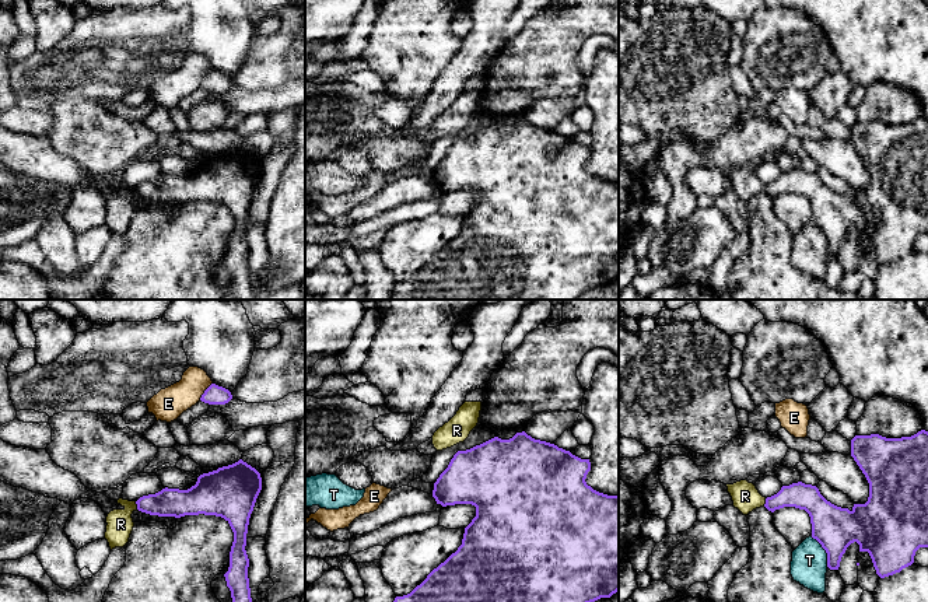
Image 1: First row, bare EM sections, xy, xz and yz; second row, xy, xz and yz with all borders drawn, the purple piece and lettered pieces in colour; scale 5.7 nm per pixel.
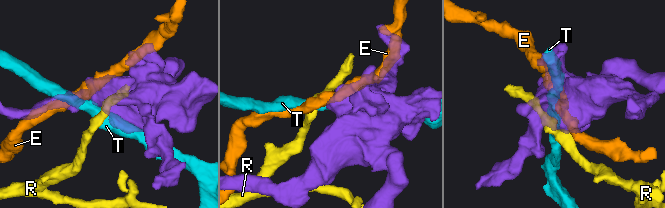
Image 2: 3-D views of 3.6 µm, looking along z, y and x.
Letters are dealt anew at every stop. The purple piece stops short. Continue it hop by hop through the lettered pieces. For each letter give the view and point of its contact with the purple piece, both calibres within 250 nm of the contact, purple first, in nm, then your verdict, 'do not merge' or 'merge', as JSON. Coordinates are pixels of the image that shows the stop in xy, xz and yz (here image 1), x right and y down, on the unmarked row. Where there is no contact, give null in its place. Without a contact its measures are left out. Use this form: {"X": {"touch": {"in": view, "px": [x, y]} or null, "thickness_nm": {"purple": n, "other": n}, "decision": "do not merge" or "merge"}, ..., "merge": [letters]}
{"E": {"touch": {"in": "xy", "px": [205, 77]}, "thickness_nm": {"purple": 110, "other": 180}, "decision": "do not merge"}, "R": {"touch": {"in": "xy", "px": [137, 192]}, "thickness_nm": {"purple": 160, "other": 150}, "decision": "do not merge"}, "T": {"touch": {"in": "yz", "px": [825, 235]}, "thickness_nm": {"purple": 240, "other": 200}, "decision": "do not merge"}, "merge": []}

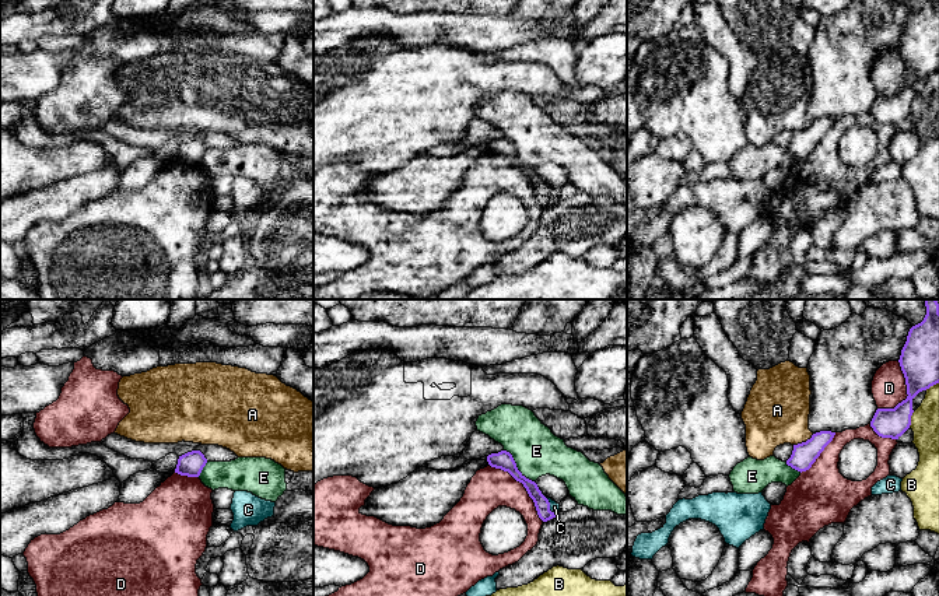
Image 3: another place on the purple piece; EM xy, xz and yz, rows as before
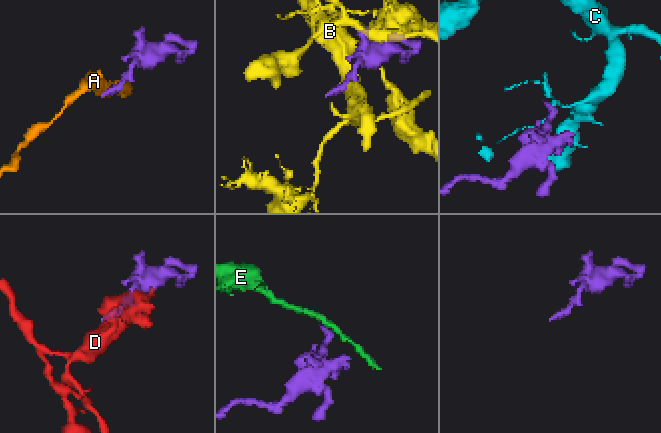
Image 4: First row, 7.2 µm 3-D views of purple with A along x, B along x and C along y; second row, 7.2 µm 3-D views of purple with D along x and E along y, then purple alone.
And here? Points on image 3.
{"A": {"touch": {"in": "yz", "px": [803, 129]}, "thickness_nm": {"purple": 140, "other": 360}, "decision": "do not merge"}, "B": {"touch": {"in": "yz", "px": [910, 107]}, "thickness_nm": {"purple": 180, "other": 160}, "decision": "do not merge"}, "C": {"touch": {"in": "xz", "px": [549, 192]}, "thickness_nm": {"purple": 90, "other": 60}, "decision": "do not merge"}, "D": {"touch": {"in": "xz", "px": [524, 172]}, "thickness_nm": {"purple": 110, "other": 240}, "decision": "do not merge"}, "E": {"touch": {"in": "xz", "px": [515, 153]}, "thickness_nm": {"purple": 110, "other": 280}, "decision": "do not merge"}, "merge": []}

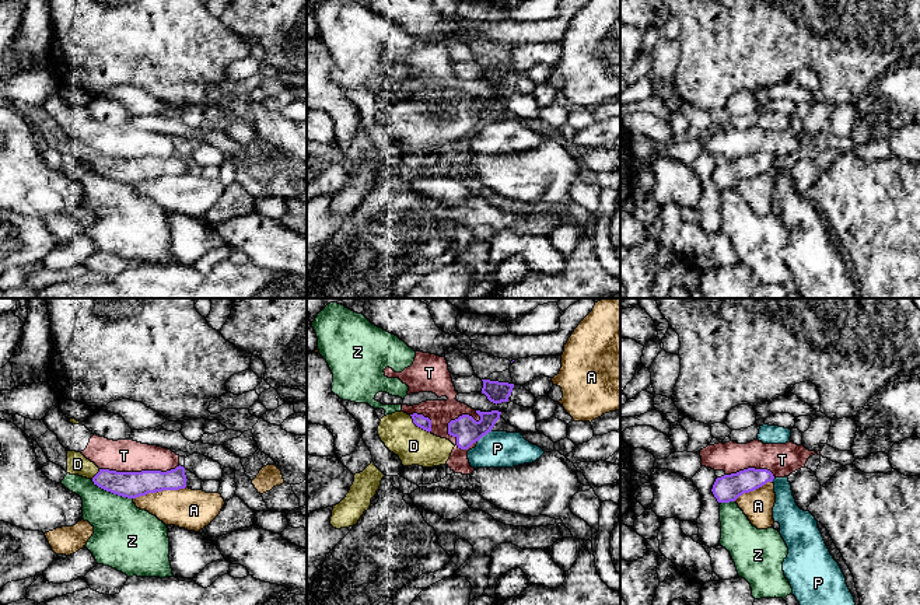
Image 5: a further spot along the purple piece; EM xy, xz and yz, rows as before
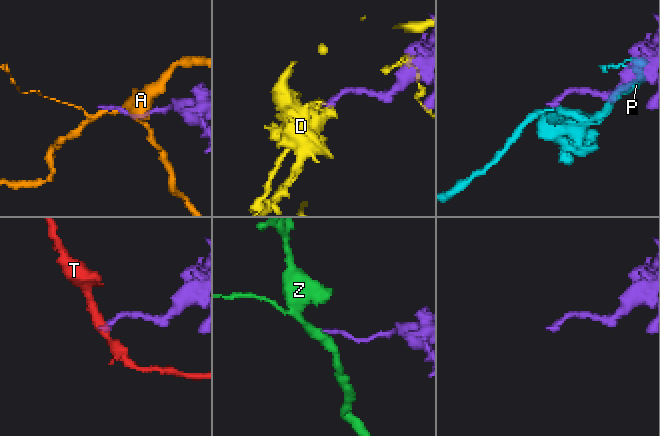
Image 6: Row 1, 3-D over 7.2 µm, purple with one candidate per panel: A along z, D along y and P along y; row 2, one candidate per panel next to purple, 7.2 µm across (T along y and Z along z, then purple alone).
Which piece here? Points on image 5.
{"A": {"touch": {"in": "xy", "px": [158, 177]}, "thickness_nm": {"purple": 150, "other": 240}, "decision": "do not merge"}, "D": {"touch": {"in": "xz", "px": [417, 112]}, "thickness_nm": {"purple": 70, "other": 220}, "decision": "merge"}, "P": {"touch": {"in": "xz", "px": [483, 121]}, "thickness_nm": {"purple": 150, "other": 200}, "decision": "do not merge"}, "T": {"touch": {"in": "xz", "px": [455, 105]}, "thickness_nm": {"purple": 150, "other": 160}, "decision": "do not merge"}, "Z": {"touch": {"in": "xy", "px": [112, 178]}, "thickness_nm": {"purple": 150, "other": 340}, "decision": "do not merge"}, "merge": ["D"]}

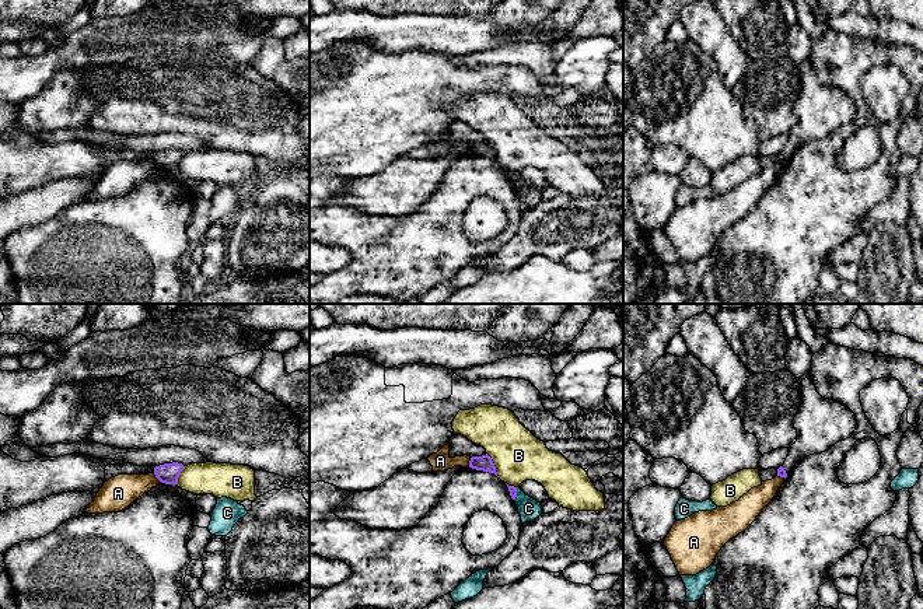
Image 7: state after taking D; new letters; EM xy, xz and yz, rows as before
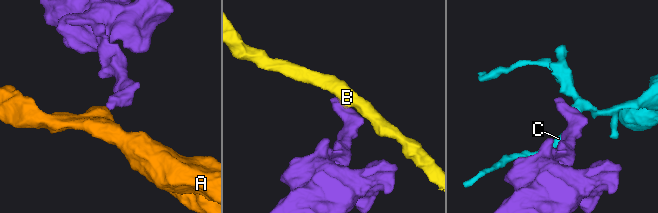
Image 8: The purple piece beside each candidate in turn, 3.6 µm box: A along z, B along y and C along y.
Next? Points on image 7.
{"A": {"touch": {"in": "xy", "px": [157, 164]}, "thickness_nm": {"purple": 120, "other": 190}, "decision": "do not merge"}, "B": {"touch": {"in": "xz", "px": [495, 153]}, "thickness_nm": {"purple": 90, "other": 300}, "decision": "do not merge"}, "C": {"touch": {"in": "xz", "px": [516, 181]}, "thickness_nm": {"purple": 50, "other": 130}, "decision": "do not merge"}, "merge": []}

